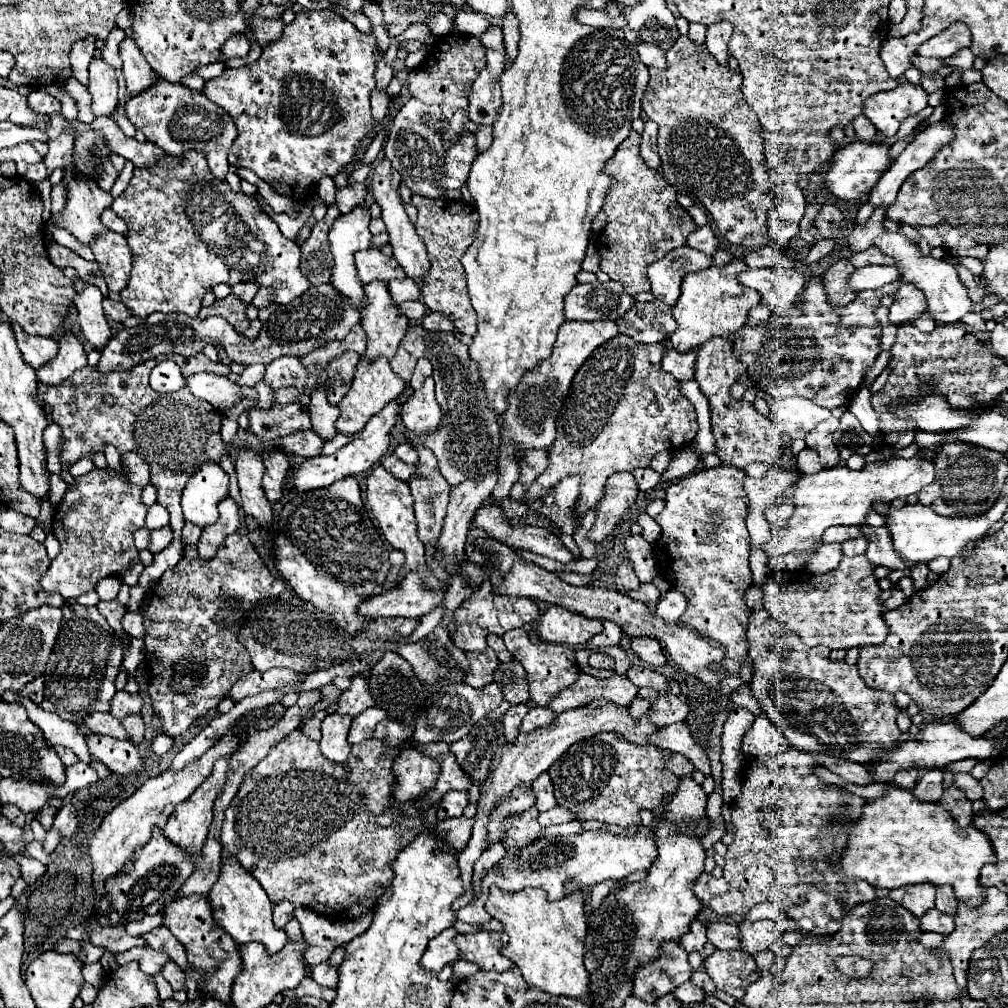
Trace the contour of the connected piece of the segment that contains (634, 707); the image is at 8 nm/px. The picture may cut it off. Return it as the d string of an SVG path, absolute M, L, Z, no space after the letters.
M635 697L630 705L631 716L635 720L639 720L643 715L647 713L650 707L651 703L648 700Z

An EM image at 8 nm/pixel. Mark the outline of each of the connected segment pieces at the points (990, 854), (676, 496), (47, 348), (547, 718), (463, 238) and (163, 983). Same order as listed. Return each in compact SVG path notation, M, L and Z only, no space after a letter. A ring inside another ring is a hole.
M891 786L887 796L867 800L863 814L855 820L855 826L849 832L849 844L843 852L843 860L835 866L835 870L839 870L849 878L863 878L871 886L881 886L889 890L919 882L931 882L935 886L947 884L953 888L957 902L965 902L967 906L981 906L987 888L983 888L979 882L979 868L985 862L995 862L995 860L997 854L993 850L993 844L979 828L975 826L959 828L953 824L953 818L945 814L945 810L937 808L937 804L921 804L913 796L913 792Z
M717 466L717 468L703 468L677 484L671 484L667 488L665 498L665 510L655 516L655 522L661 526L661 538L655 546L655 558L659 560L659 568L663 578L671 584L671 588L681 590L687 598L687 610L681 616L681 624L691 626L693 630L701 632L703 636L709 636L723 644L725 654L719 664L711 664L709 670L717 674L719 686L715 688L721 696L731 696L735 690L739 690L743 684L747 684L741 678L741 666L747 660L747 618L751 610L745 604L745 592L753 586L753 576L749 568L749 548L751 538L745 528L745 516L747 516L747 496L741 488L741 482L745 478L745 472L733 466Z
M13 324L13 332L15 332L17 346L23 354L23 360L31 364L35 370L39 370L41 366L45 366L47 362L55 358L59 346L53 338L39 338L39 336L23 334L23 330L17 324Z
M531 708L521 722L521 732L533 732L537 728L549 726L549 724L553 724L555 718L557 718L557 714L549 708Z
M413 196L411 204L419 210L415 230L417 236L421 236L421 240L425 242L431 260L431 272L421 284L421 298L429 310L449 314L459 332L473 336L477 332L477 314L469 302L461 258L469 248L469 244L473 242L473 232L477 226L477 210L467 202L453 202L447 198L431 200L423 196Z
M157 974L157 976L155 976L155 986L157 986L157 992L159 992L161 1000L169 1000L169 998L171 998L173 990L171 990L169 982L167 982L167 980L165 980L161 974Z

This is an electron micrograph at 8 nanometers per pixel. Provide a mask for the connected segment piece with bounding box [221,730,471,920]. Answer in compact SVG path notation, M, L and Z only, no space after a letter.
M301 730L291 732L277 746L273 746L267 758L263 758L243 778L237 796L225 810L225 822L221 832L223 858L235 856L237 862L247 872L251 872L253 878L261 884L261 888L267 892L273 904L289 900L295 908L309 908L333 920L359 920L361 916L371 912L379 896L389 886L393 878L391 862L397 856L397 852L409 842L409 838L417 836L419 810L431 806L433 802L443 798L443 794L447 794L449 790L467 790L471 786L471 780L459 768L457 758L453 758L453 752L445 742L433 742L433 744L417 742L417 746L427 756L437 758L441 762L441 774L437 778L437 786L427 794L425 800L405 810L405 814L409 814L411 820L405 820L403 826L381 828L375 824L375 816L381 814L391 800L389 790L393 782L393 758L399 752L399 748L385 750L379 740L365 740L353 746L349 762L337 764L321 754L319 742L305 738Z

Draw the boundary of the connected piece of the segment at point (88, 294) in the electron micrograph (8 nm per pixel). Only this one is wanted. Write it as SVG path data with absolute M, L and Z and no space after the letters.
M85 284L85 290L75 296L83 338L95 350L103 350L105 344L111 340L111 328L105 320L101 302L103 302L101 290L97 290L97 286L91 286L91 284Z

